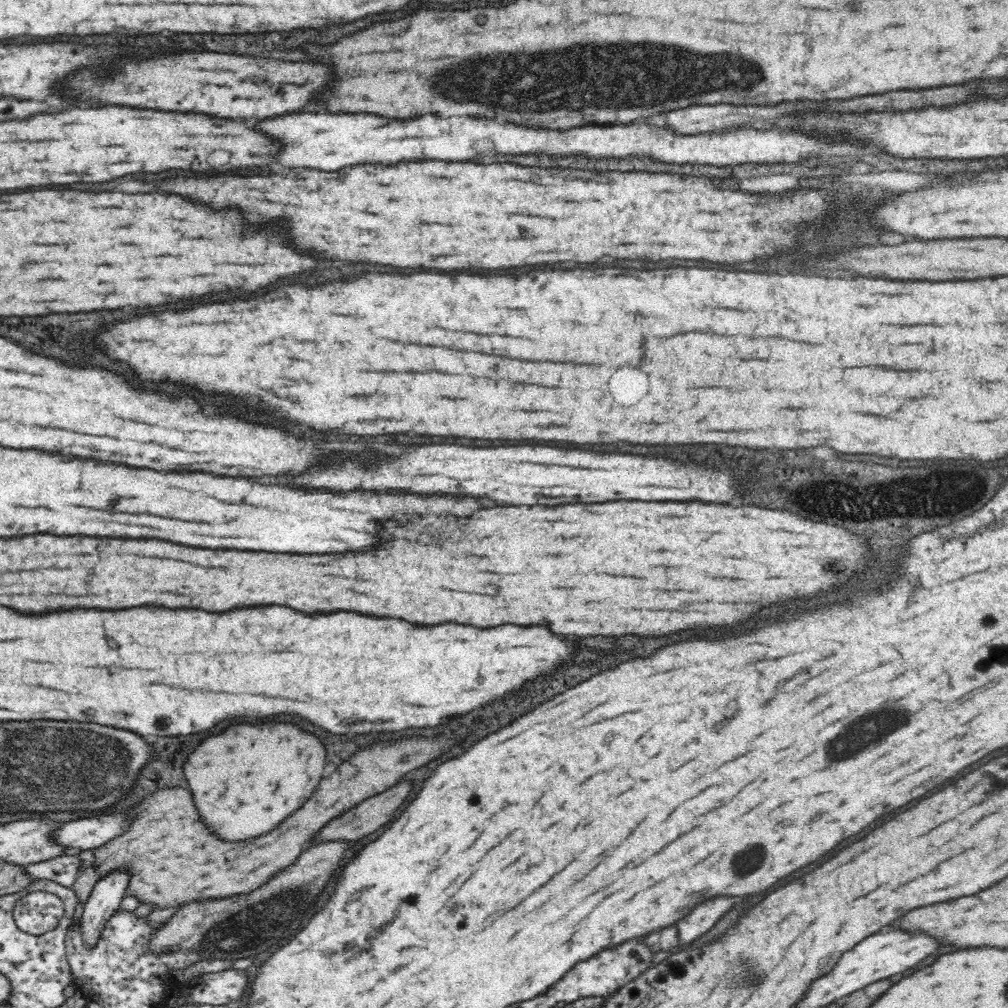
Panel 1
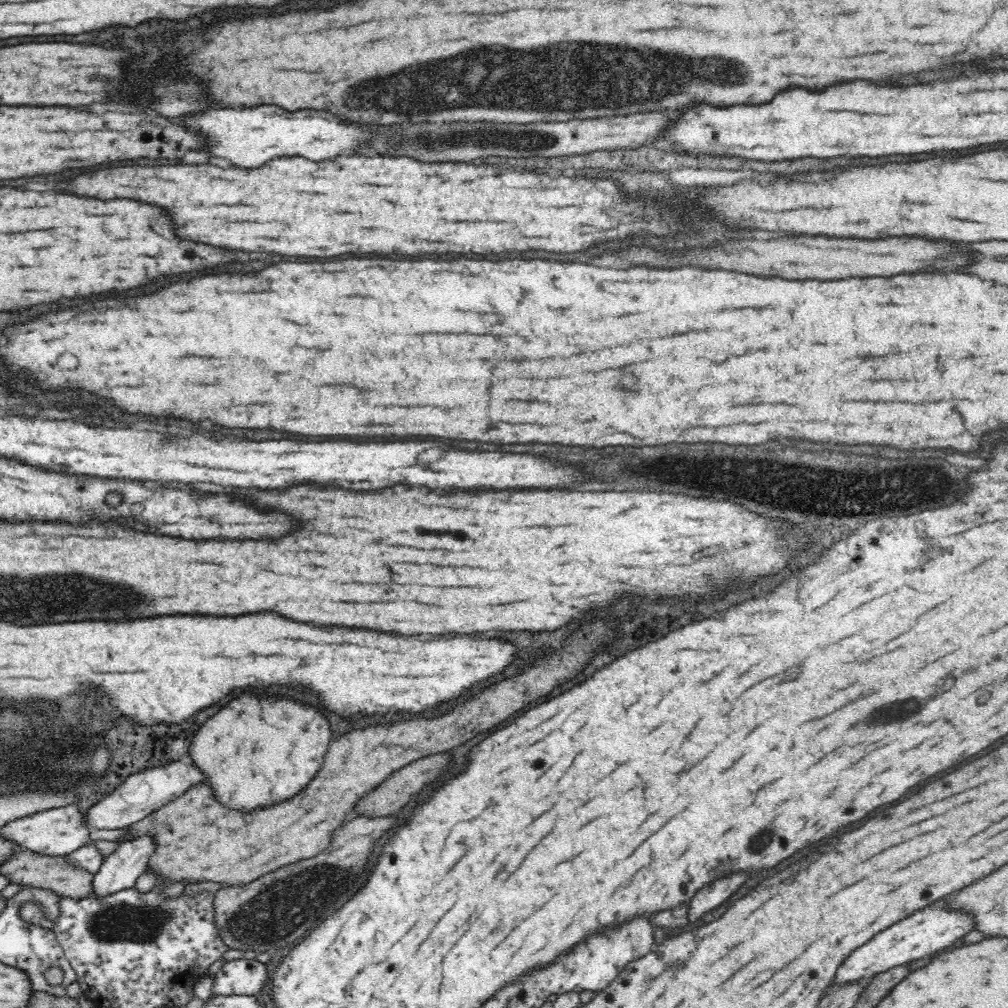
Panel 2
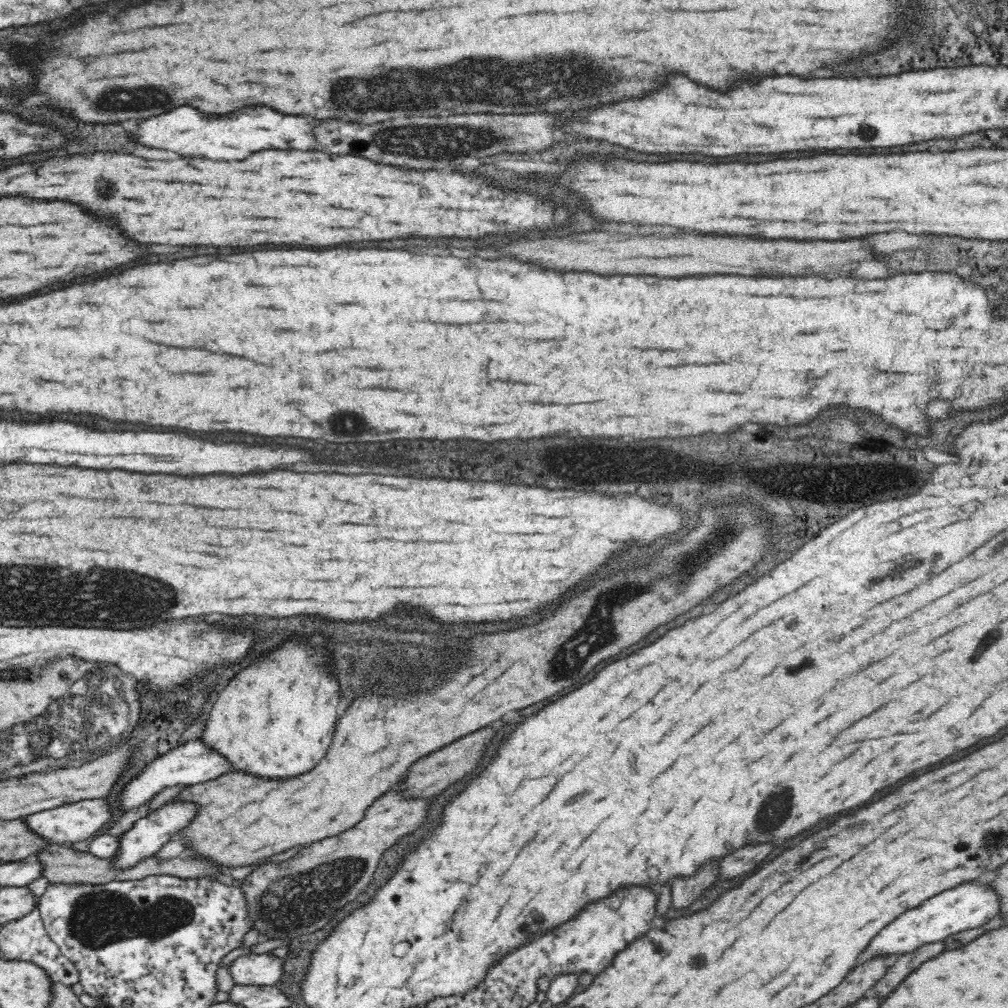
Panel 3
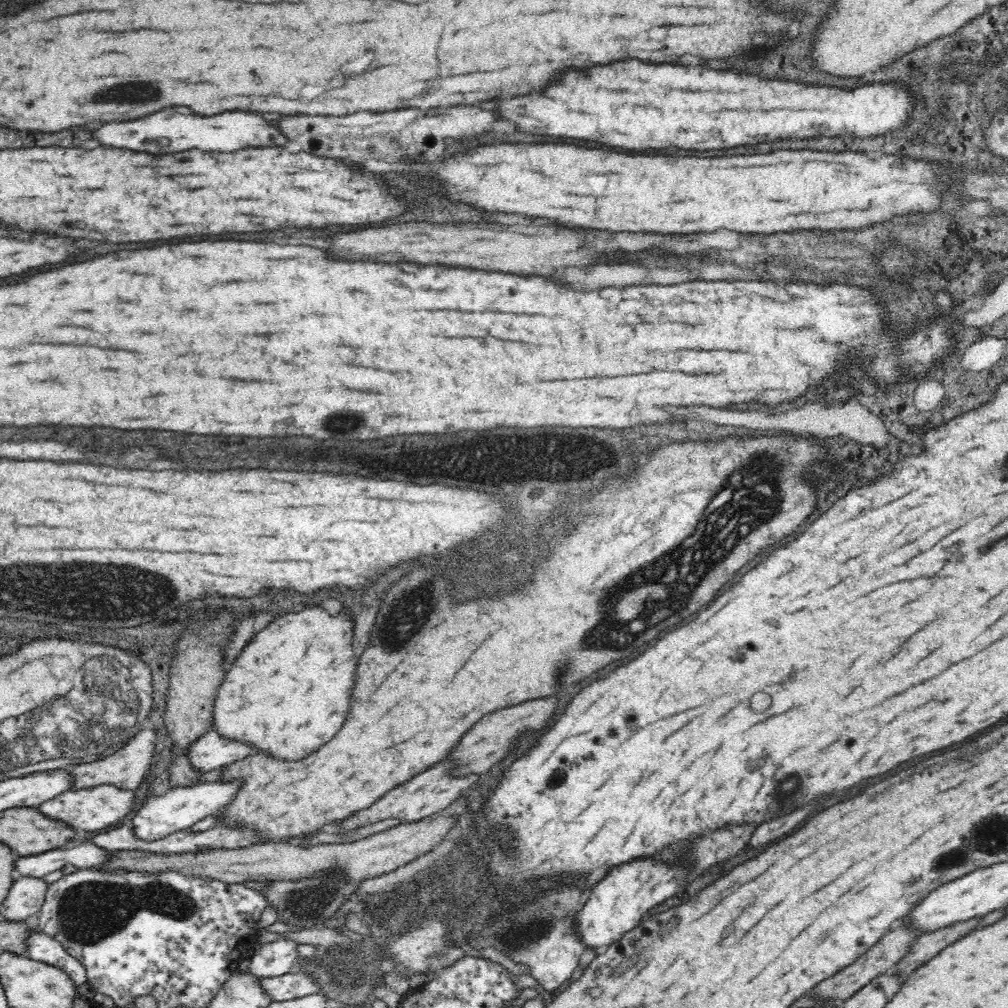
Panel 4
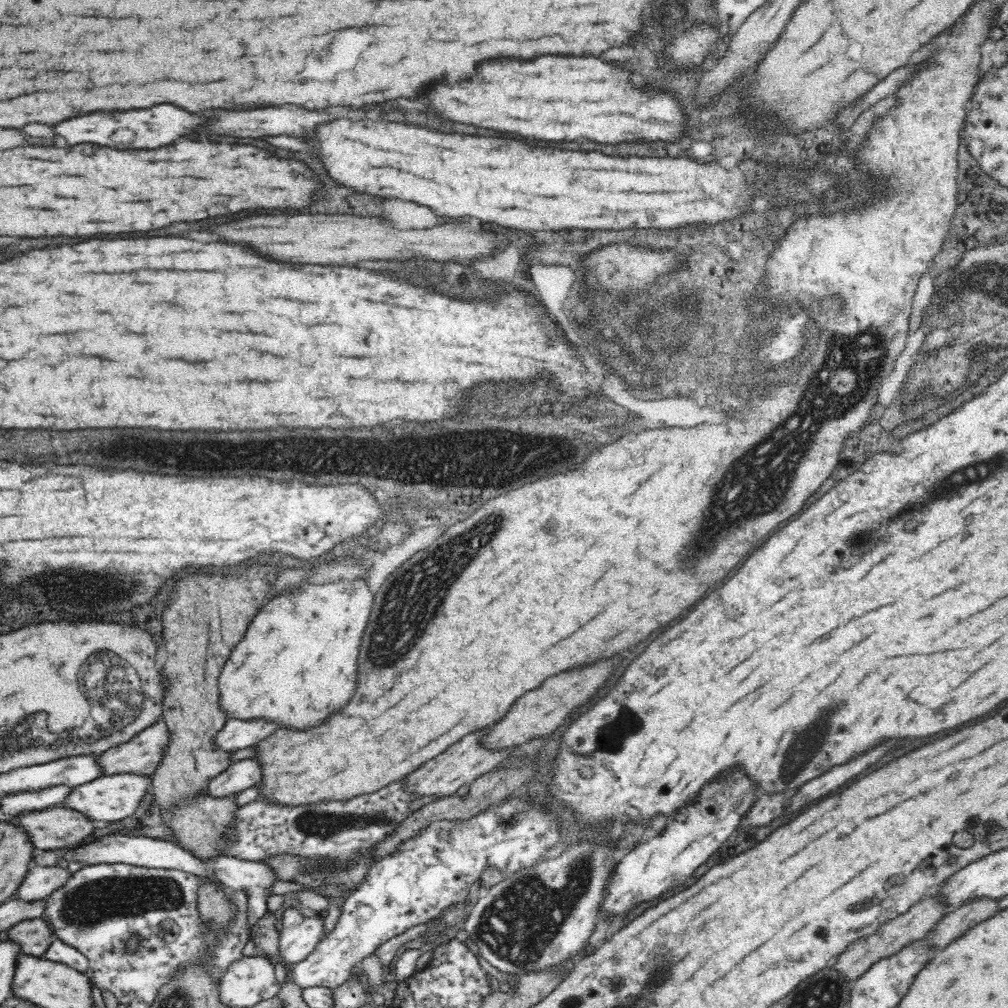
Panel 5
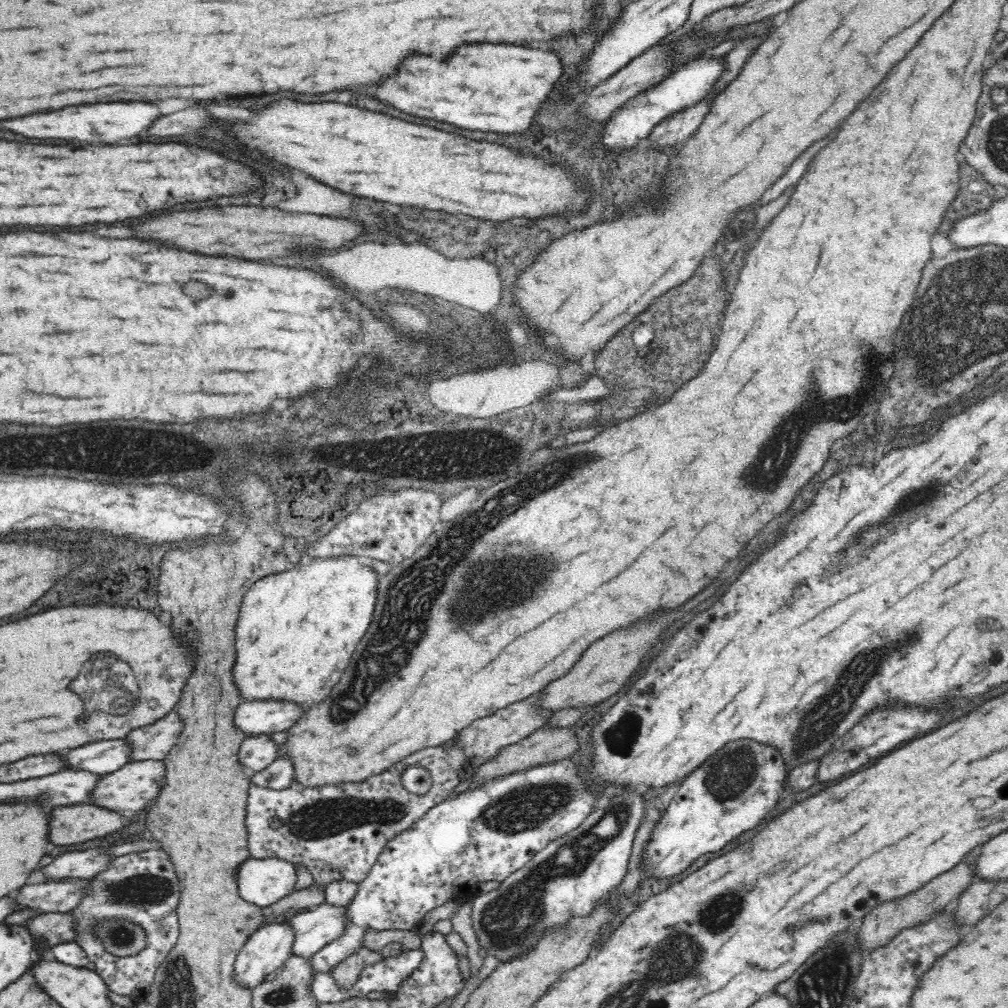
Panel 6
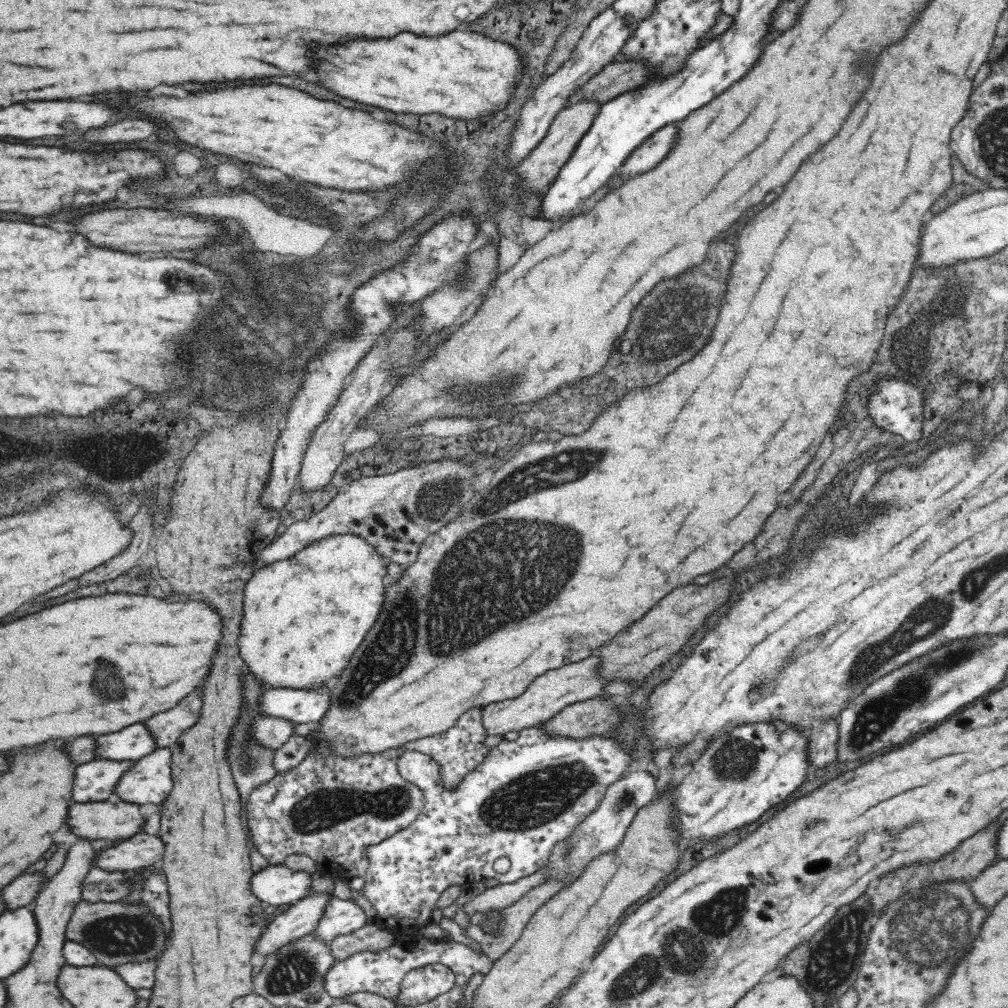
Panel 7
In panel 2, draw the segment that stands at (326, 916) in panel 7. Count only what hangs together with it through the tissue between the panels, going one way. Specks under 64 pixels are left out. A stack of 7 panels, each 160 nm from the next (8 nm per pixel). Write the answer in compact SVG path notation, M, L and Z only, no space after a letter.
M255 959L225 962L212 978L212 996L252 996L268 980L266 965Z

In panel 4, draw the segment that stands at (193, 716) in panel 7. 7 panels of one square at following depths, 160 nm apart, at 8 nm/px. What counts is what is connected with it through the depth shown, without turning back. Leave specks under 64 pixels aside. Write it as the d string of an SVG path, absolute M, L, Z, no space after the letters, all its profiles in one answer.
M145 726L114 754L94 762L80 763L72 767L72 770L68 770L70 777L72 777L70 790L91 789L100 785L114 785L120 789L134 791L142 782L142 778L149 773L150 760L154 758L154 754L158 751L158 746L158 737L154 730L150 730L150 727Z

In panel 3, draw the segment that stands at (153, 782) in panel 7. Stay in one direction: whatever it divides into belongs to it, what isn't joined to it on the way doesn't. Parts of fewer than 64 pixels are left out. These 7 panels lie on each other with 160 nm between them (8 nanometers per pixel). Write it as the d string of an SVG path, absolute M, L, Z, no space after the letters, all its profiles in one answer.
M92 799L68 803L50 810L43 810L22 818L22 821L26 823L26 826L32 833L36 833L36 835L47 842L47 845L71 846L97 835L99 828L102 828L104 824L108 824L112 818L114 818L114 814L112 814L112 808L110 808L110 804L106 800Z

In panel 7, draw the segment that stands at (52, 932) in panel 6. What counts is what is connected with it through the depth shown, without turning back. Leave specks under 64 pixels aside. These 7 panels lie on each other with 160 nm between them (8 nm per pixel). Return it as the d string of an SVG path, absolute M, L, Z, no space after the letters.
M80 901L74 906L74 912L66 924L66 932L64 936L68 941L79 942L88 950L91 950L97 958L96 966L110 967L118 966L118 964L136 963L140 960L148 960L148 958L155 958L159 956L168 945L168 940L164 937L164 929L158 924L158 917L152 915L144 905L134 903L131 905L124 905L116 902L99 902L88 903Z

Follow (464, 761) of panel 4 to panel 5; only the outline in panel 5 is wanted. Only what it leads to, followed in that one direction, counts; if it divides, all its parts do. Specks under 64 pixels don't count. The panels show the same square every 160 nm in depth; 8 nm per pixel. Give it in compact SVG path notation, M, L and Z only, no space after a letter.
M614 658L610 660L600 660L592 666L586 668L578 668L578 670L569 670L551 676L544 682L544 686L540 686L540 690L528 692L524 696L518 698L518 702L514 706L510 706L508 714L494 726L486 729L486 734L480 738L480 745L488 751L503 751L504 749L514 750L521 744L530 742L535 738L544 738L551 732L554 732L560 724L564 724L568 720L568 716L582 704L586 704L594 696L598 694L606 680L610 678L610 674L616 670L616 666L610 666Z

